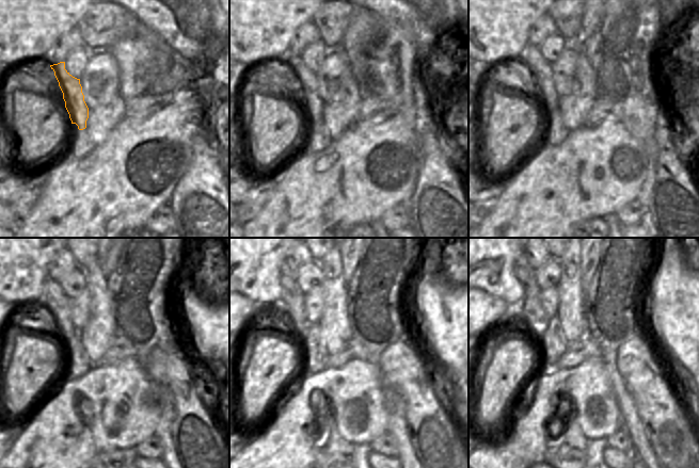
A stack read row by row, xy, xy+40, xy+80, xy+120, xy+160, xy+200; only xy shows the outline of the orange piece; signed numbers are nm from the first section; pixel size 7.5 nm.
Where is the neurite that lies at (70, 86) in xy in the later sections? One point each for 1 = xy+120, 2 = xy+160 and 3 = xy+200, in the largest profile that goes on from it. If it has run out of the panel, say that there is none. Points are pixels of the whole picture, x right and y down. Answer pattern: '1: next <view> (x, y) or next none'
1: next xy+120 (53, 294)
2: next xy+160 (292, 294)
3: next xy+200 (531, 290)

